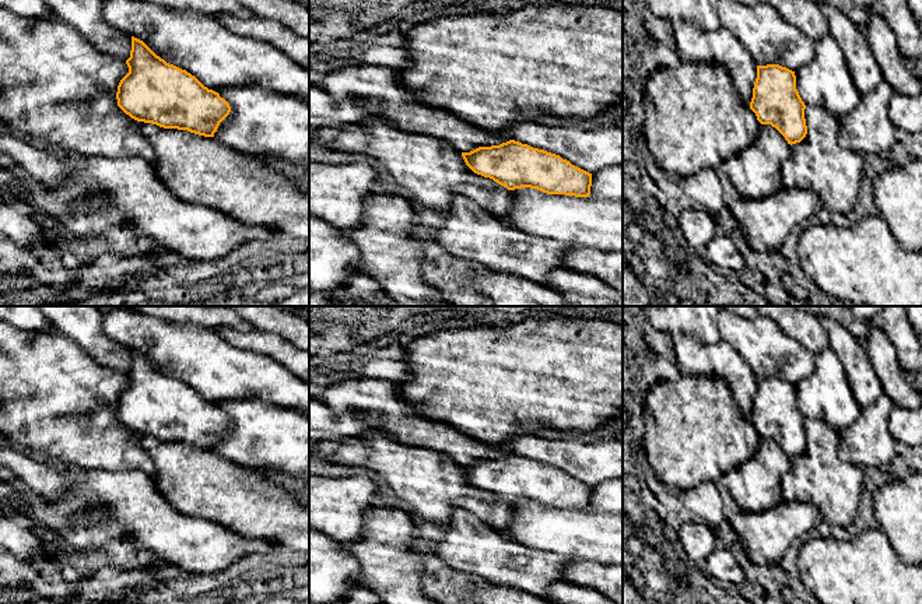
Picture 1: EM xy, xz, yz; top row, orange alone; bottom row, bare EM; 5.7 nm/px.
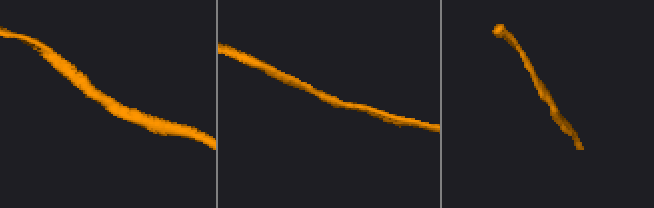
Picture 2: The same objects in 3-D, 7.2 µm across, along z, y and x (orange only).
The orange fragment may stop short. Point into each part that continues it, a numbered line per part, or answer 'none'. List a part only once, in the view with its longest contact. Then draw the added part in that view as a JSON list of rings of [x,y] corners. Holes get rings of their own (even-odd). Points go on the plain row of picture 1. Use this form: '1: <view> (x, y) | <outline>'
none

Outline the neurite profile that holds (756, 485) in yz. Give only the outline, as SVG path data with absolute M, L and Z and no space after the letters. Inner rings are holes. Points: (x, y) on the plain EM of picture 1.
M761 438L756 453L732 471L725 487L744 512L763 512L782 502L782 478L790 457L771 438Z

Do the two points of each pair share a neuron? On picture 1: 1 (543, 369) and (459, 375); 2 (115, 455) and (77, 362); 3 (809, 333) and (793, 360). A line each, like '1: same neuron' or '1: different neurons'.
1: same neuron
2: same neuron
3: different neurons

